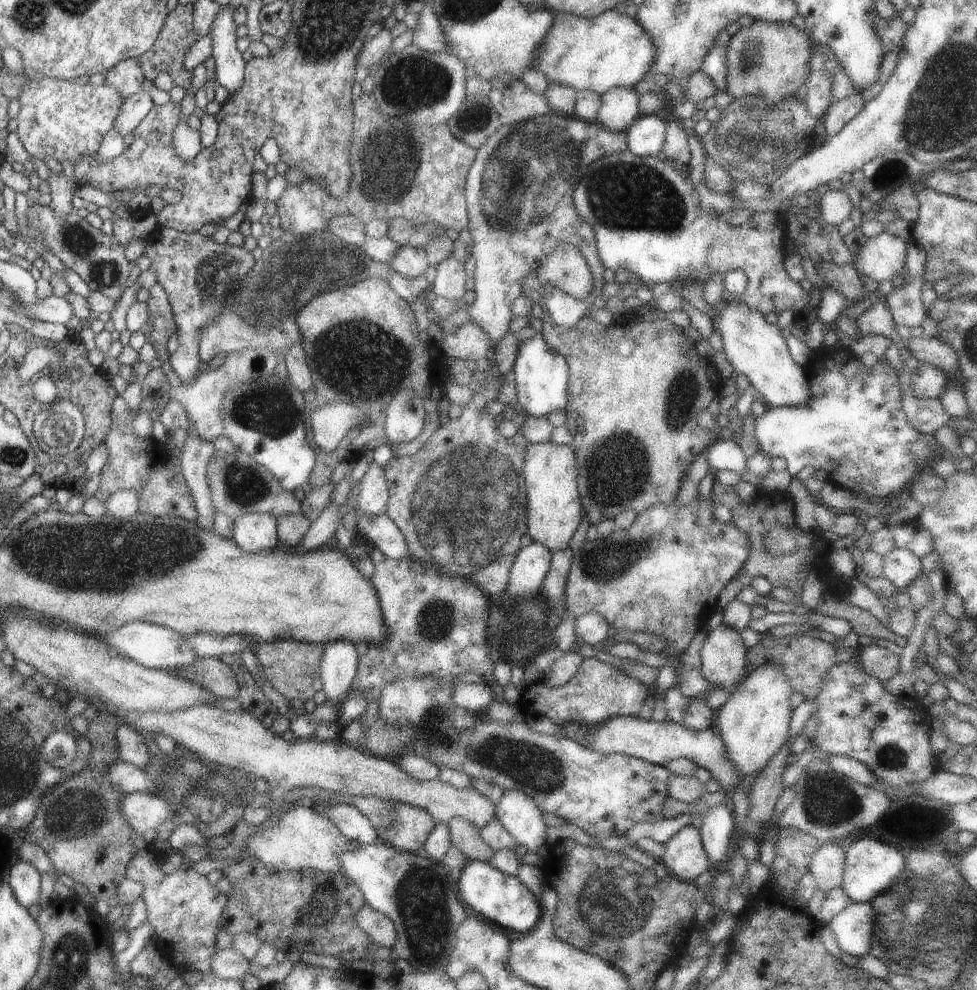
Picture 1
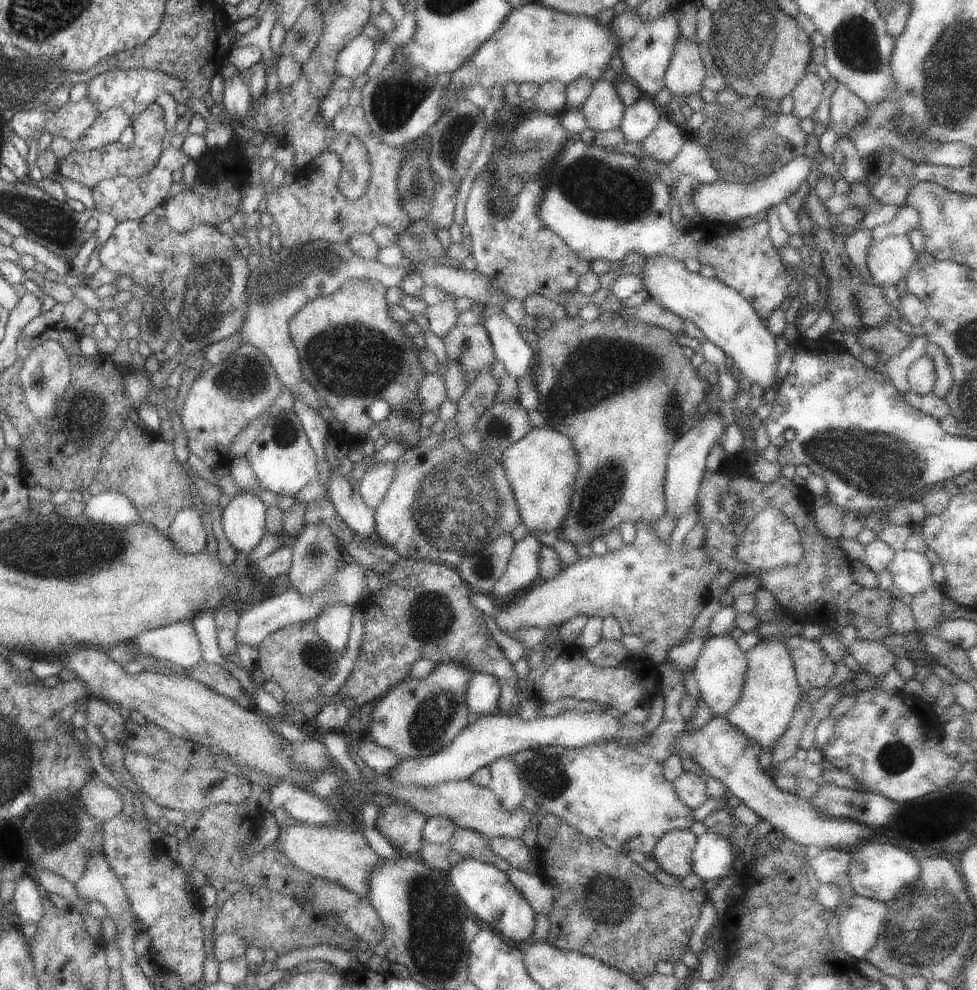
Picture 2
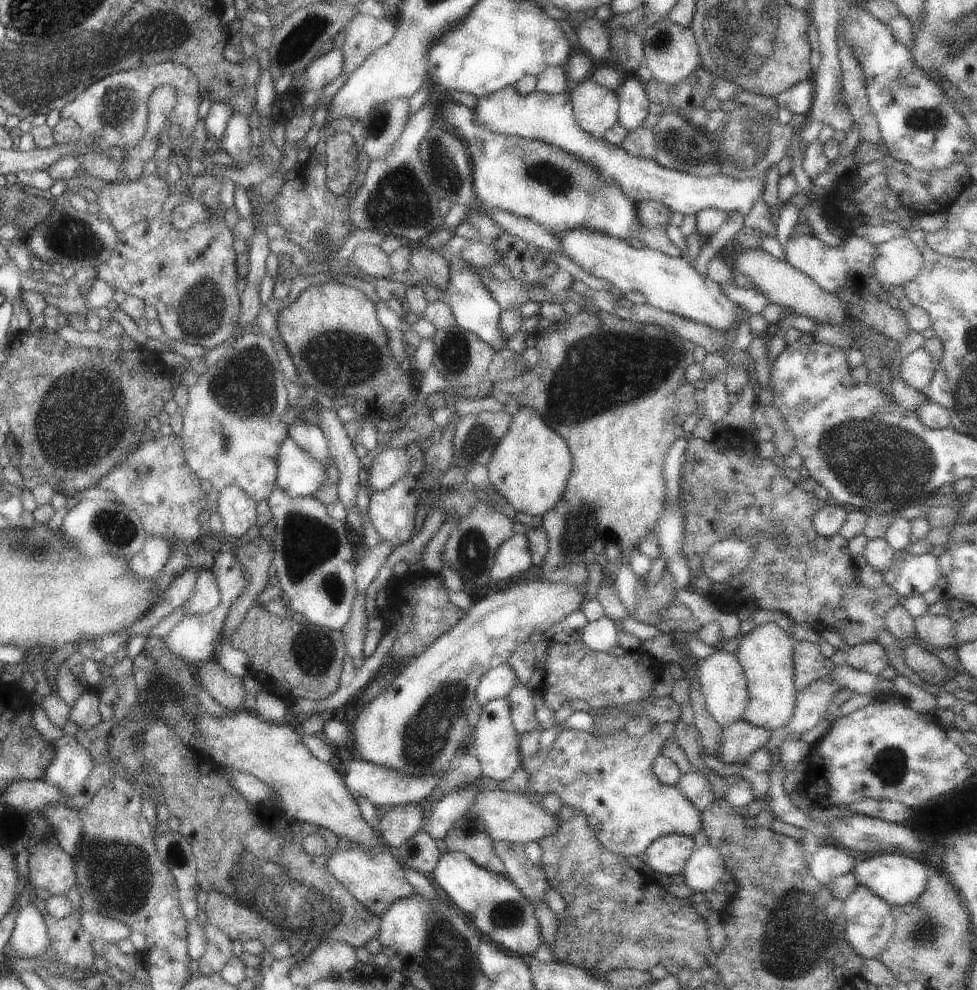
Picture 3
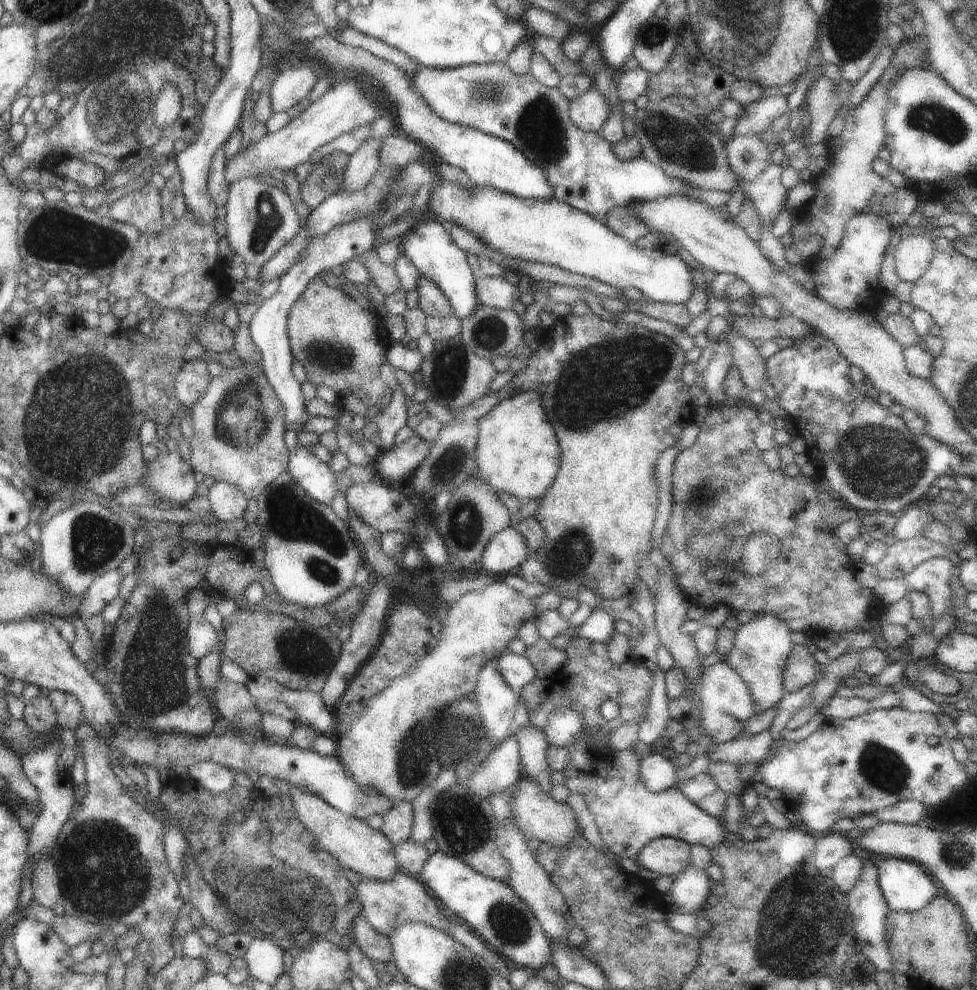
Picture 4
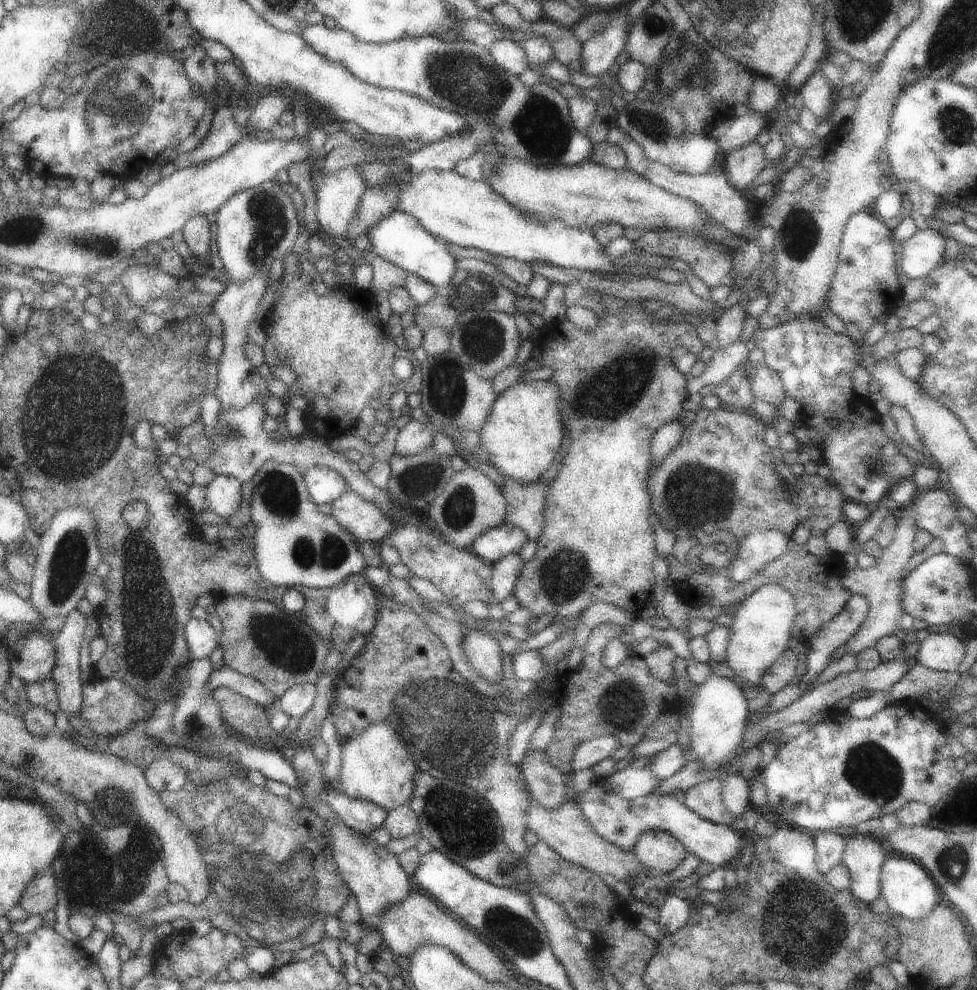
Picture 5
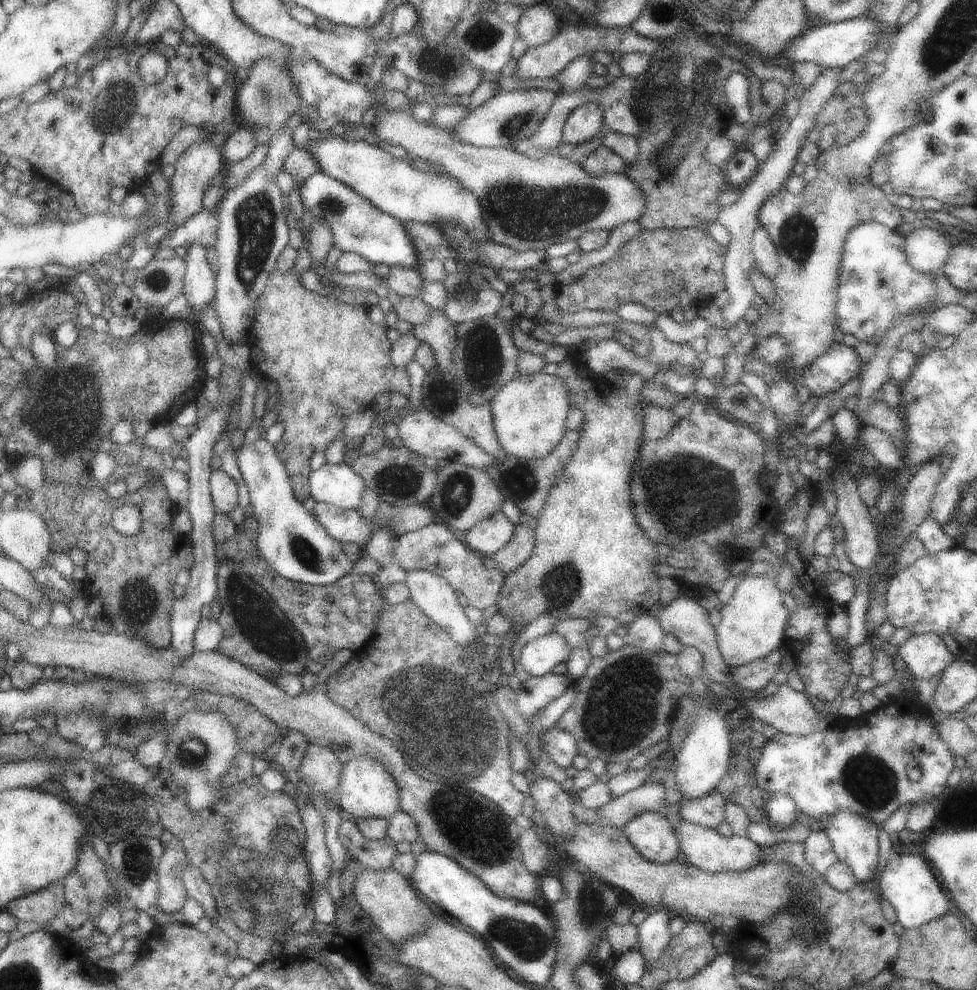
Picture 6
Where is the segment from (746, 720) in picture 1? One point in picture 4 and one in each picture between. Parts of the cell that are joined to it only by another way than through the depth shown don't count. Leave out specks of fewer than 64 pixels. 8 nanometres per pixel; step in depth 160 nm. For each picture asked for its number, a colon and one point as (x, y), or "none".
2: (770, 694)
3: (766, 653)
4: (761, 648)

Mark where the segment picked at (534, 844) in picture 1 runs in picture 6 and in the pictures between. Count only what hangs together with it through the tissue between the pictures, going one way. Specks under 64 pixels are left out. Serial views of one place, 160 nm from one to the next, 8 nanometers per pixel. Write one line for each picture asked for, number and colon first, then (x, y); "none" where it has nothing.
2: (506, 784)
3: (495, 741)
4: (497, 701)
5: (484, 653)
6: (433, 594)

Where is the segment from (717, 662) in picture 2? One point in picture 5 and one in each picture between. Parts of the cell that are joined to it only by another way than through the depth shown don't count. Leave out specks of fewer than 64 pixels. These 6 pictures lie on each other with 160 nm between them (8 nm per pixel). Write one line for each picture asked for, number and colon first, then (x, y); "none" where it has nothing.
3: (723, 683)
4: (727, 705)
5: (720, 714)

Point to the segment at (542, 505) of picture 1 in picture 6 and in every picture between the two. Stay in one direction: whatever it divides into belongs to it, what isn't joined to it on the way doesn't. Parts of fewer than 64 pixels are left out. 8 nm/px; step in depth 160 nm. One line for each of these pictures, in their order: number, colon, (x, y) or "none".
2: (542, 467)
3: (530, 466)
4: (517, 452)
5: (524, 431)
6: (529, 413)

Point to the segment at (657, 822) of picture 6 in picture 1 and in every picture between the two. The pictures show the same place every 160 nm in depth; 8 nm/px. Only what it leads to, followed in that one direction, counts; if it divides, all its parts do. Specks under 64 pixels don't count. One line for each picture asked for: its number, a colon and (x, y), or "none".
1: (684, 856)
2: (674, 852)
3: (667, 856)
4: (667, 856)
5: (659, 851)

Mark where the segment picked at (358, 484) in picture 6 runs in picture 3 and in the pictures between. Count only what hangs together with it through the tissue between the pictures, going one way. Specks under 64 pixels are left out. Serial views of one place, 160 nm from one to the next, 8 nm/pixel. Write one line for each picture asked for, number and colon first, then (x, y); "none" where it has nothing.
3: (299, 473)
4: (315, 477)
5: (326, 485)

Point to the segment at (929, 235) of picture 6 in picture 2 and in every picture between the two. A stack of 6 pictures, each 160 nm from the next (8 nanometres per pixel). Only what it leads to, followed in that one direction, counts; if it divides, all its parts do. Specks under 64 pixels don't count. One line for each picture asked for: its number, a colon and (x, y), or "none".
2: (890, 260)
3: (899, 260)
4: (913, 255)
5: (926, 249)

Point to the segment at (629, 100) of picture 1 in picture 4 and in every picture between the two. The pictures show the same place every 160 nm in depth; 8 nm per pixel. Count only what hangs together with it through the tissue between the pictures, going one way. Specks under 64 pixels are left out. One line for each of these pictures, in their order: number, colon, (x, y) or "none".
2: (604, 111)
3: (596, 108)
4: (589, 110)

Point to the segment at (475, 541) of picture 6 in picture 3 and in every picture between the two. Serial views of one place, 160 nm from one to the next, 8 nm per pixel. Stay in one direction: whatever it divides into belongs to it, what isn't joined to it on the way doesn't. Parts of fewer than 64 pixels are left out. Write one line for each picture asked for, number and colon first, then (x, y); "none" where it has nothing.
3: (514, 556)
4: (508, 549)
5: (497, 543)

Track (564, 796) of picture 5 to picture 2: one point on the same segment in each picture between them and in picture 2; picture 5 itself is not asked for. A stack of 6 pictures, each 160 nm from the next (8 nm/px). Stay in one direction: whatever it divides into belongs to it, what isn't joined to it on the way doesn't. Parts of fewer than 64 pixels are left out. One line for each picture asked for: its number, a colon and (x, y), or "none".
2: (424, 610)
3: (521, 701)
4: (533, 745)

